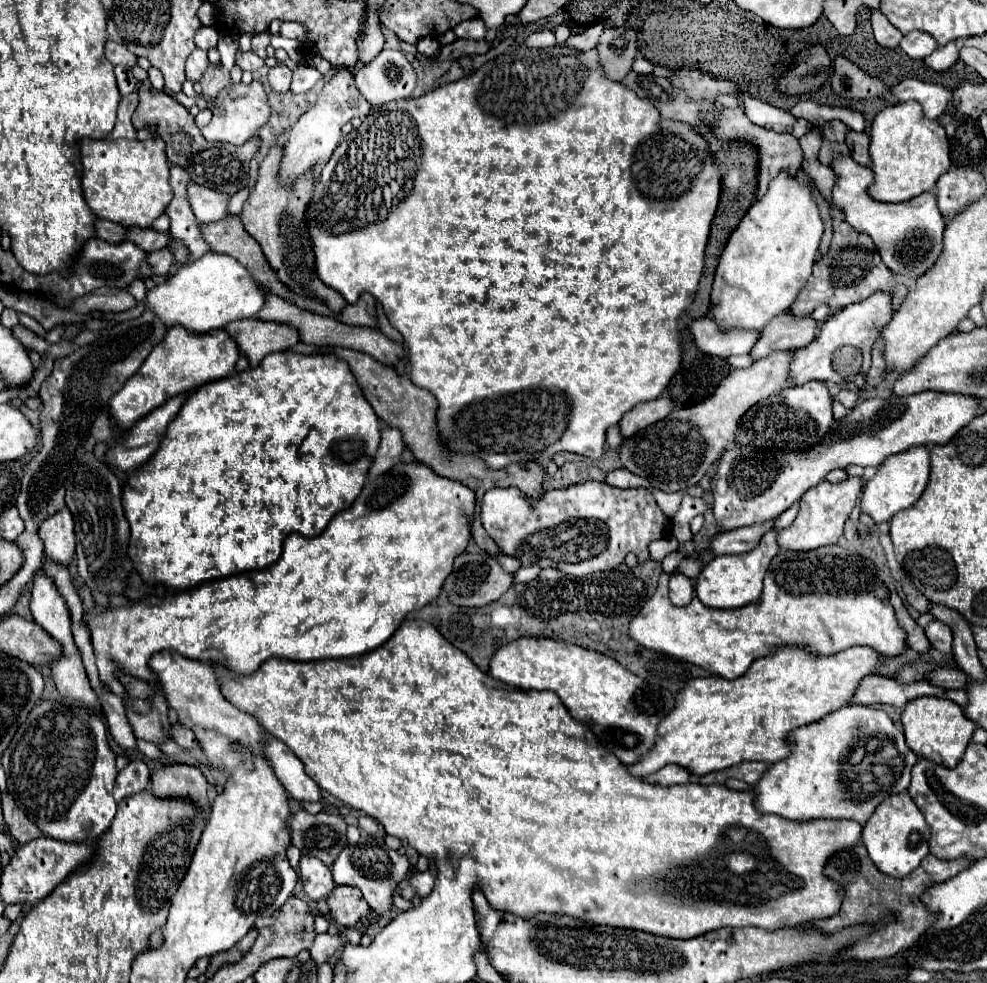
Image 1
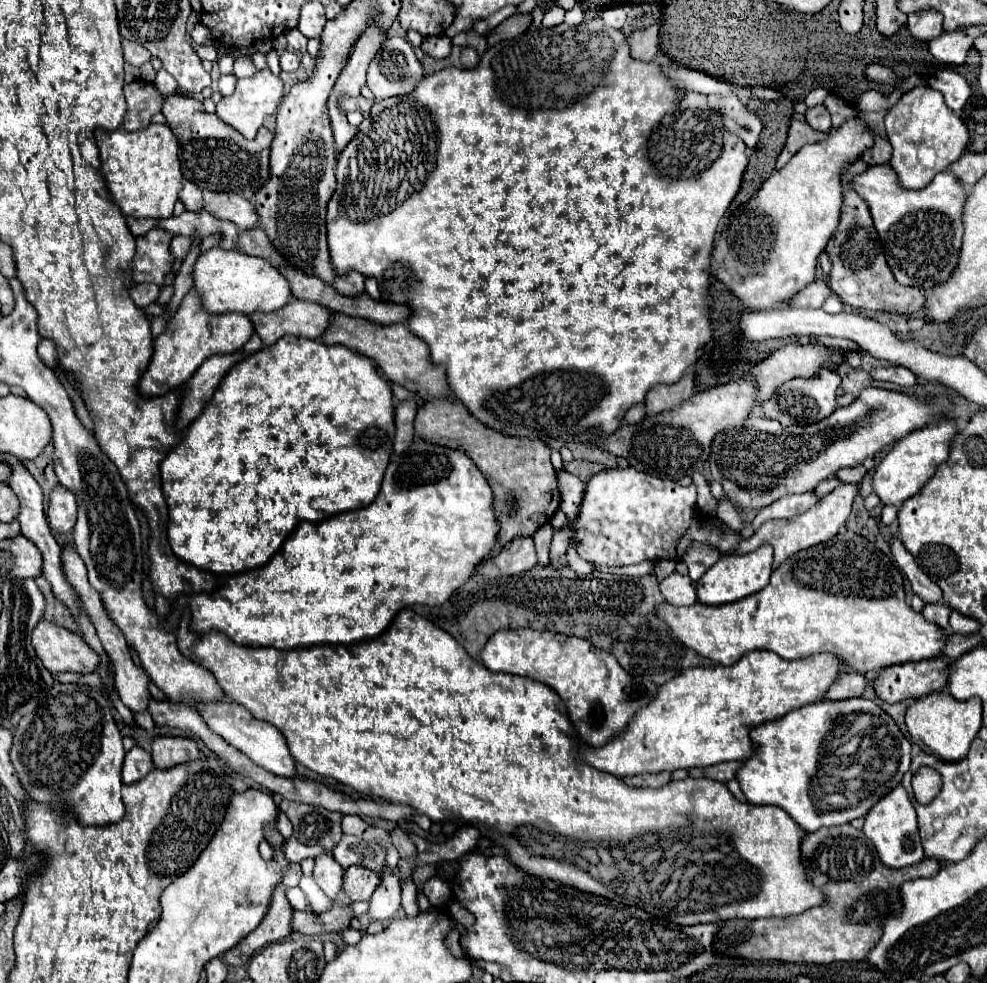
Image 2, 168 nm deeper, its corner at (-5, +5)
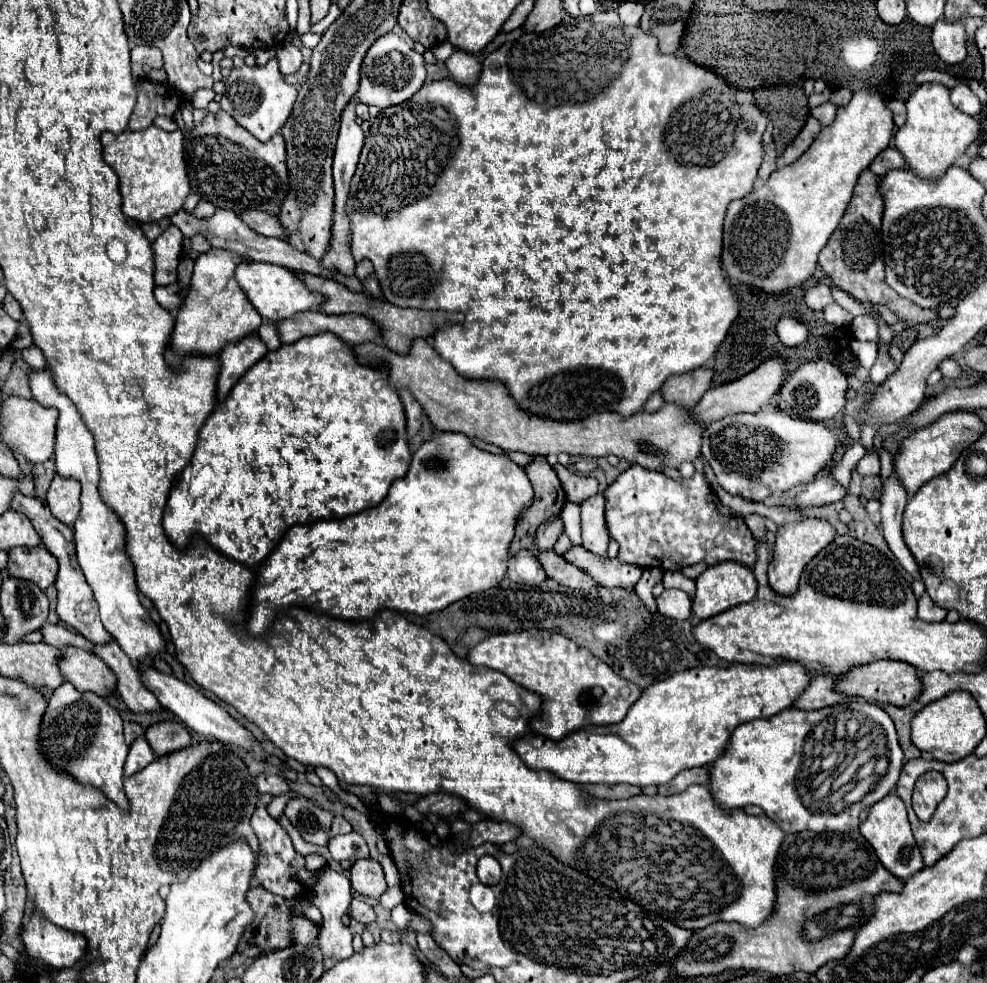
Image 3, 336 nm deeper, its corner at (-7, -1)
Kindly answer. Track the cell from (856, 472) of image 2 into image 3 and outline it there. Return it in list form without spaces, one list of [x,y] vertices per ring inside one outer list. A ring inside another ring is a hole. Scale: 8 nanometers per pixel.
[[[868,453],[864,455],[858,465],[856,465],[856,473],[862,475],[862,477],[868,477],[868,475],[878,475],[880,473],[880,459],[878,459],[878,453]]]

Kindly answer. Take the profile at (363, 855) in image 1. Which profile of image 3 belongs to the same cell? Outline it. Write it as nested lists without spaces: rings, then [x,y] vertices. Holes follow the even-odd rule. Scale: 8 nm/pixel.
[[[348,833],[348,835],[336,835],[332,837],[330,845],[330,855],[334,861],[358,861],[358,859],[368,859],[370,851],[366,841],[358,833]]]

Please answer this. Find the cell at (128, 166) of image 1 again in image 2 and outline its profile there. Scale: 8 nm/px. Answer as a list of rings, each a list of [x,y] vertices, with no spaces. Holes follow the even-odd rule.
[[[148,125],[140,131],[104,131],[96,129],[102,175],[108,183],[110,197],[124,215],[166,219],[172,215],[178,193],[182,191],[182,171],[178,161],[178,141],[168,125]]]

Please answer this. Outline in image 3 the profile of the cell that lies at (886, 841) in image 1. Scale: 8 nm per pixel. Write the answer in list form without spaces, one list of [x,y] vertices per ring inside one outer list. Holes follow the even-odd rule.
[[[892,793],[892,795],[886,795],[882,801],[874,803],[868,811],[868,817],[866,821],[860,825],[860,833],[866,837],[866,841],[874,847],[878,859],[882,861],[882,865],[896,877],[900,879],[908,879],[912,877],[914,873],[918,873],[920,869],[924,869],[924,863],[922,863],[922,855],[920,855],[920,849],[914,841],[914,835],[910,831],[910,823],[908,823],[908,817],[906,817],[906,807],[904,807],[904,801]]]

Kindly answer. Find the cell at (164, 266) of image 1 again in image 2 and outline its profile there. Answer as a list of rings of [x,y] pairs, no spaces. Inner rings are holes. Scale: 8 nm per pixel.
[[[176,235],[176,237],[172,239],[170,249],[172,249],[172,253],[174,253],[176,259],[184,259],[184,257],[188,255],[188,251],[190,251],[192,245],[194,245],[194,237],[182,237],[182,235]]]

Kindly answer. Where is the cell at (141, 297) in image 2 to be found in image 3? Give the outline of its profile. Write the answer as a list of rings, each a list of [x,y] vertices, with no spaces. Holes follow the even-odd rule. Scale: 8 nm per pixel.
[[[178,283],[166,285],[166,287],[156,287],[154,289],[154,297],[168,311],[176,311],[180,307],[180,303],[182,303],[182,299],[180,299],[180,285]]]

